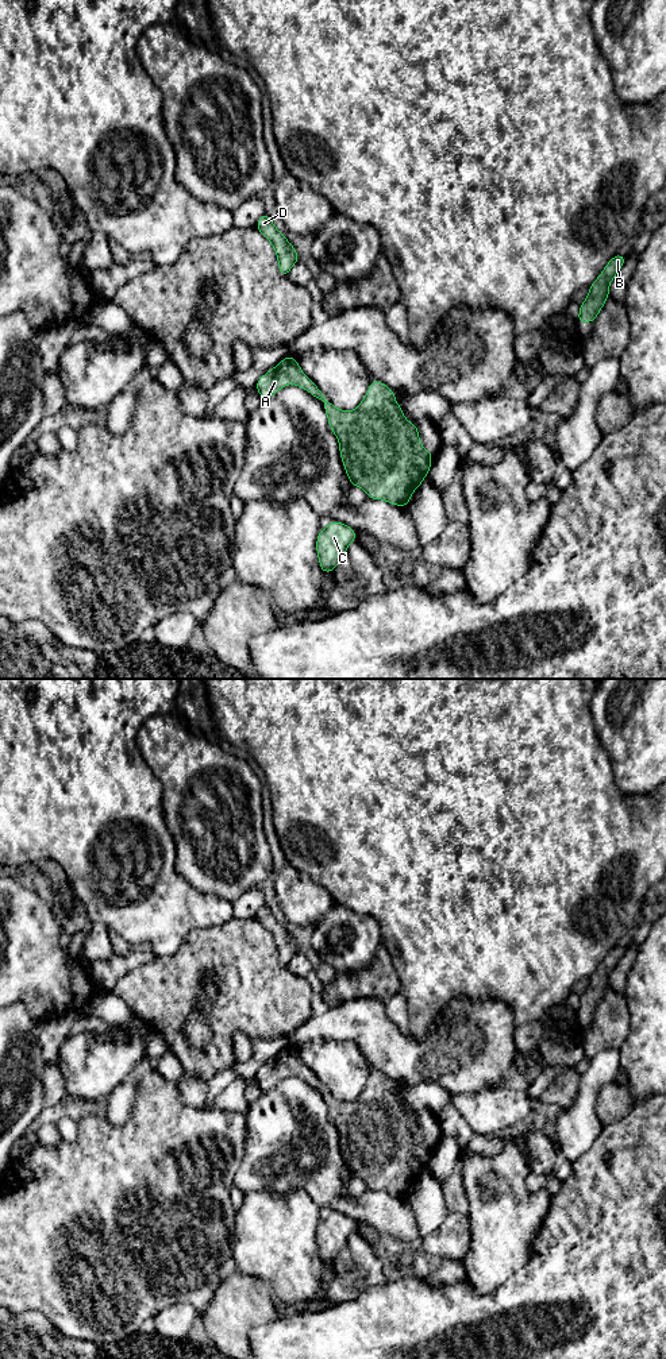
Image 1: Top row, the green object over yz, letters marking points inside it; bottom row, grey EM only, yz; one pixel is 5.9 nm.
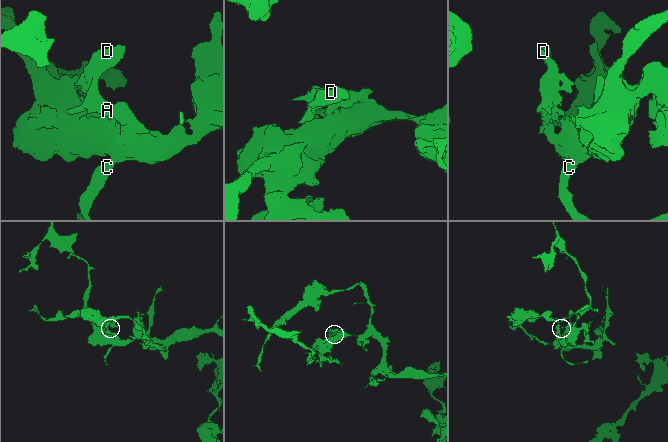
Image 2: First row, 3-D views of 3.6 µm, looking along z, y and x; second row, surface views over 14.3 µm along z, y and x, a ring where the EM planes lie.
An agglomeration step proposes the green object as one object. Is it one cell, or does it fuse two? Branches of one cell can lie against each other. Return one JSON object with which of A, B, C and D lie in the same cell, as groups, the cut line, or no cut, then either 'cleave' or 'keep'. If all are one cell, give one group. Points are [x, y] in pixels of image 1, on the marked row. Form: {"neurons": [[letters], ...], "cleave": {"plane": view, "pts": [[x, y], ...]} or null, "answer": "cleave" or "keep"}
{"neurons": [["A", "B", "C", "D"]], "cleave": null, "answer": "keep"}

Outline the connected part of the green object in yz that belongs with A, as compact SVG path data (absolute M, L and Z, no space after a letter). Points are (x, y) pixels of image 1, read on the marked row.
M288 355L276 367L263 374L255 387L262 399L272 398L286 385L296 385L323 399L330 428L339 441L339 452L349 480L366 491L369 499L382 499L396 506L407 506L412 493L428 475L432 453L423 448L417 425L408 422L399 406L394 393L380 381L373 379L361 404L351 412L335 408L303 372L297 360Z

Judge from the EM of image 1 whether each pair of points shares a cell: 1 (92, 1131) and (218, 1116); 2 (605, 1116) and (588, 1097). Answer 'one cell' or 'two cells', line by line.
1: one cell
2: two cells

